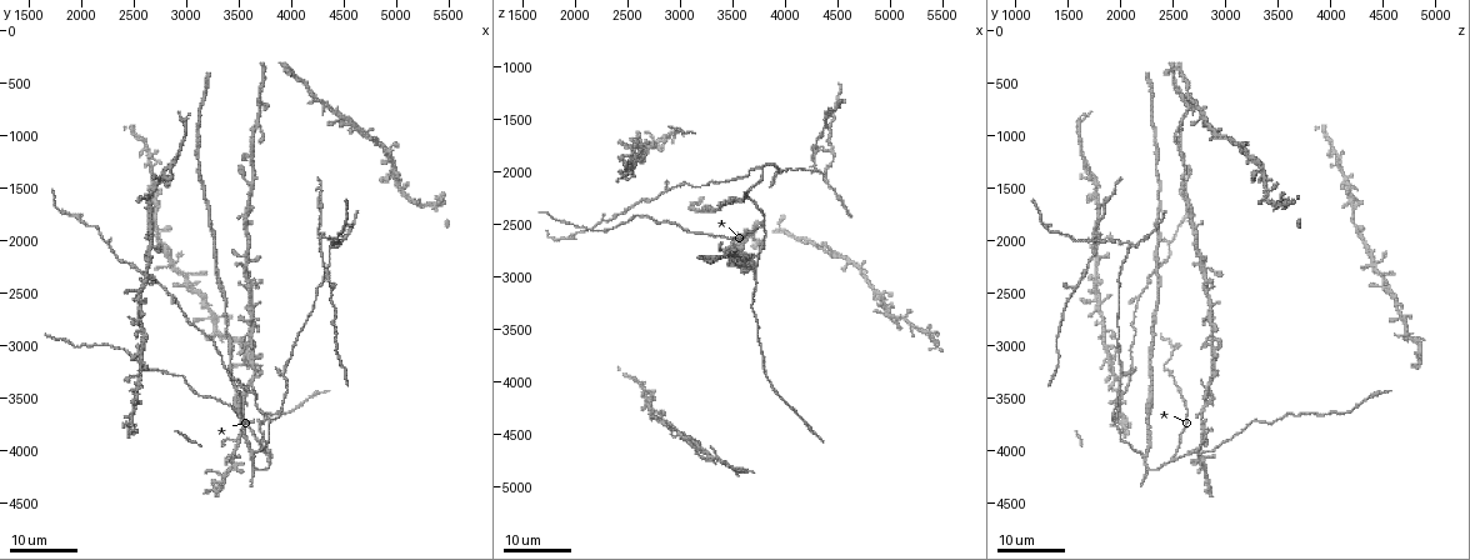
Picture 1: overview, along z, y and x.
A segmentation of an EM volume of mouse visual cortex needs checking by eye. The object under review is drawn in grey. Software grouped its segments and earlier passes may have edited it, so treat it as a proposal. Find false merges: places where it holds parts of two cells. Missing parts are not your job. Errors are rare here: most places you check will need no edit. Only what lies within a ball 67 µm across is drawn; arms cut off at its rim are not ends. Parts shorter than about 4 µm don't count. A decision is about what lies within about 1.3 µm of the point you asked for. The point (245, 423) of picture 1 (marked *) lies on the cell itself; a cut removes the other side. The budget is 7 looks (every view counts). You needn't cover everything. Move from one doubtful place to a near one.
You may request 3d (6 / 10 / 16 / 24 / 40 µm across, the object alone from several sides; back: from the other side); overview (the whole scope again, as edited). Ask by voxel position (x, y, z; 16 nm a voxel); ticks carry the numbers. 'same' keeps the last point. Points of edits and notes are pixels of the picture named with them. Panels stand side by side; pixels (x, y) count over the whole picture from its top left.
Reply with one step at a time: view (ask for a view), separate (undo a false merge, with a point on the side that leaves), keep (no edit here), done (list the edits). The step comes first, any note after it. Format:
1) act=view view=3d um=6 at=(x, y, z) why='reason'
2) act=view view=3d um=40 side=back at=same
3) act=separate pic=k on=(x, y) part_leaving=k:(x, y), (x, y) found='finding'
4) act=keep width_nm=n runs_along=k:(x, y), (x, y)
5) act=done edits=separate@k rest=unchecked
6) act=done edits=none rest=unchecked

act=view view=3d um=16 at=(2860, 2560, 2160) why='side arm on a straight run'

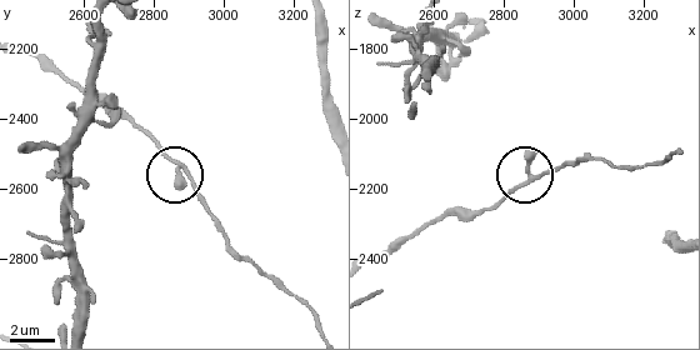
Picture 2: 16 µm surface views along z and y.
act=view view=3d um=10 at=(2870, 2540, 2160)

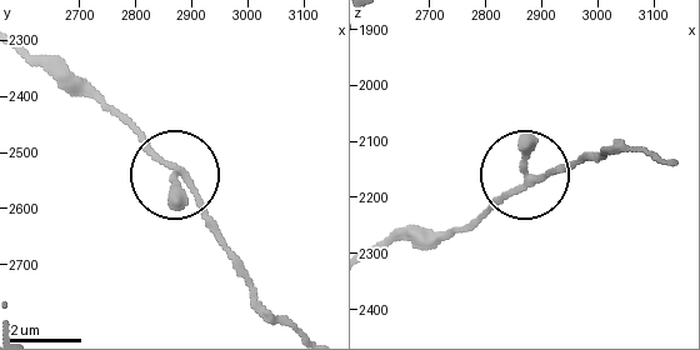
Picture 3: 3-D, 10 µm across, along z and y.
act=keep arms=3 runs_along=3:(653, 159), (625, 146), (526, 176), (476, 224) found='all the same cell'

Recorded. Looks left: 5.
act=view view=3d um=24 at=(2620, 2340, 1780)

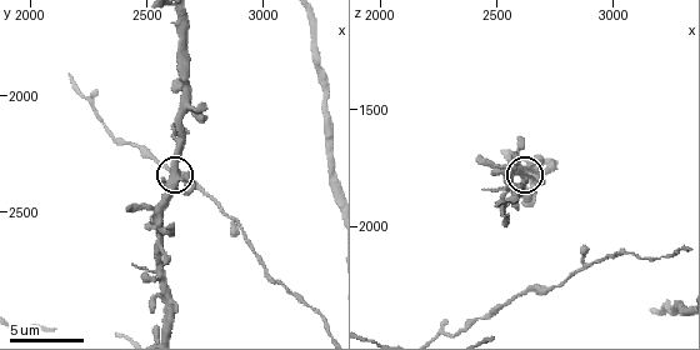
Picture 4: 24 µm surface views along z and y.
act=view view=3d um=6 at=same

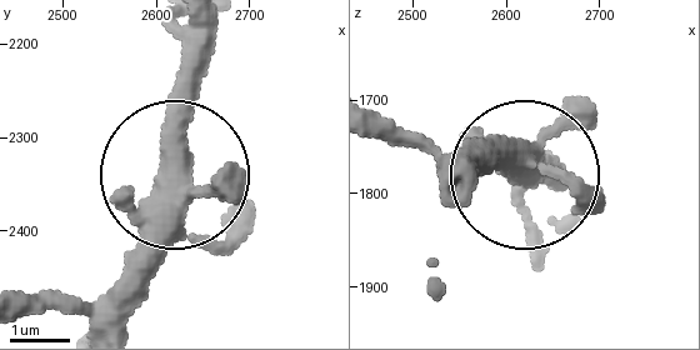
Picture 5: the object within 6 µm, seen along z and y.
act=keep side_arm_um=30 found='all the same cell'

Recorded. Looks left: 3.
act=view view=3d um=24 at=(4400, 2020, 2120) why='side arm on a straight run'

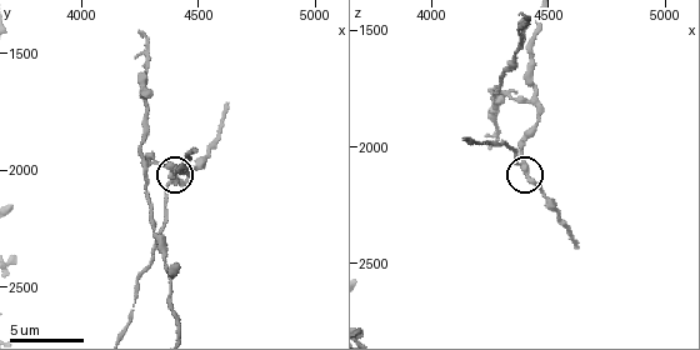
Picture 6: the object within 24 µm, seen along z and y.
act=view view=3d um=6 at=same why='zoom in'

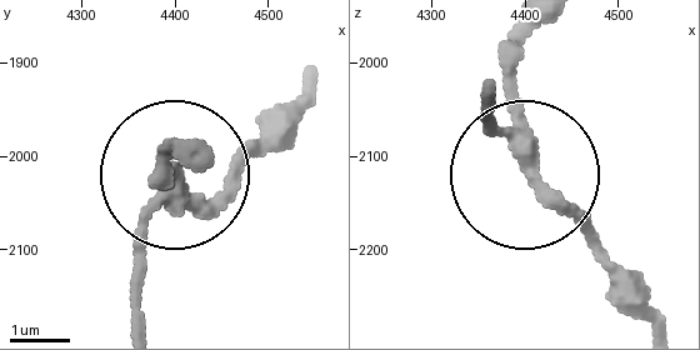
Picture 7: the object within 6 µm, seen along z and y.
act=separate pic=7 on=(508, 49) width_nm=270 part_leaving=7:(519, 130), (529, 31) found='two cells meet here'

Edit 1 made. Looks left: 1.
act=done edits=separate@7 rest=unchecked

